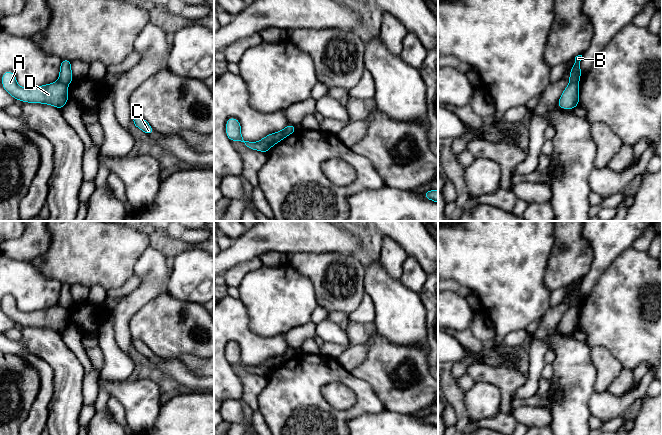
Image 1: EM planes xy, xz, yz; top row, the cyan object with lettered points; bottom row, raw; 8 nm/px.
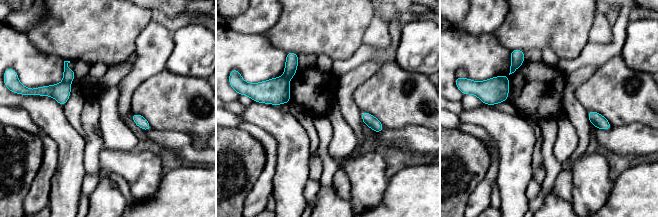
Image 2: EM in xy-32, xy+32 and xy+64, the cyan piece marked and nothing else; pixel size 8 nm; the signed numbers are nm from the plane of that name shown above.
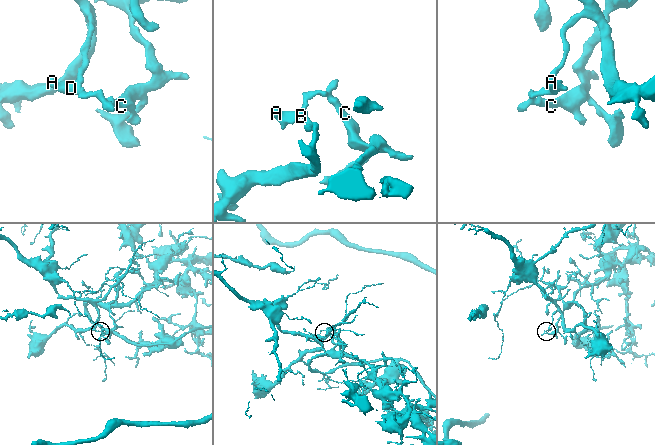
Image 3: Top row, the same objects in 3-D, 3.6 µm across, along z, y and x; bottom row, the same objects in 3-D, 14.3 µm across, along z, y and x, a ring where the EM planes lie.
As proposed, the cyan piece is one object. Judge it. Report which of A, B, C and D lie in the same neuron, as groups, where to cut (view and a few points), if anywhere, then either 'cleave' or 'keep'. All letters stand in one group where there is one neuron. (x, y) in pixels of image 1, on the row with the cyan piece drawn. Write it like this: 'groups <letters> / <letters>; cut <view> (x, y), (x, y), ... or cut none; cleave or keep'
groups A C D / B; cut xy (58, 80), (66, 85); cleave

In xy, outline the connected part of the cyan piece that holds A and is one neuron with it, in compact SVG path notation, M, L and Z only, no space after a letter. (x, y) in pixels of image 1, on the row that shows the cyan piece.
M12 71L3 73L2 86L12 97L22 102L49 104L62 109L69 99L67 85L59 81L26 89L17 84Z

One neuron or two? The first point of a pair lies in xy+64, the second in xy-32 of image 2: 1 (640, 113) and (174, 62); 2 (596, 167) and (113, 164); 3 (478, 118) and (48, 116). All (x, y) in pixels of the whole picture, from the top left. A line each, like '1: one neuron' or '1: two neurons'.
1: two neurons
2: one neuron
3: one neuron

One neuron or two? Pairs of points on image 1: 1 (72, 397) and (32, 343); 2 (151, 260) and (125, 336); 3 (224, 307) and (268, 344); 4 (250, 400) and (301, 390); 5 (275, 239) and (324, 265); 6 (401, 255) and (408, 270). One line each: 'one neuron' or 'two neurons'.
1: one neuron
2: one neuron
3: one neuron
4: two neurons
5: two neurons
6: two neurons

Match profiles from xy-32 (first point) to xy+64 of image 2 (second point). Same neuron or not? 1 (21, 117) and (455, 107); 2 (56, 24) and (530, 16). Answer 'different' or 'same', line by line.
1: different
2: same

